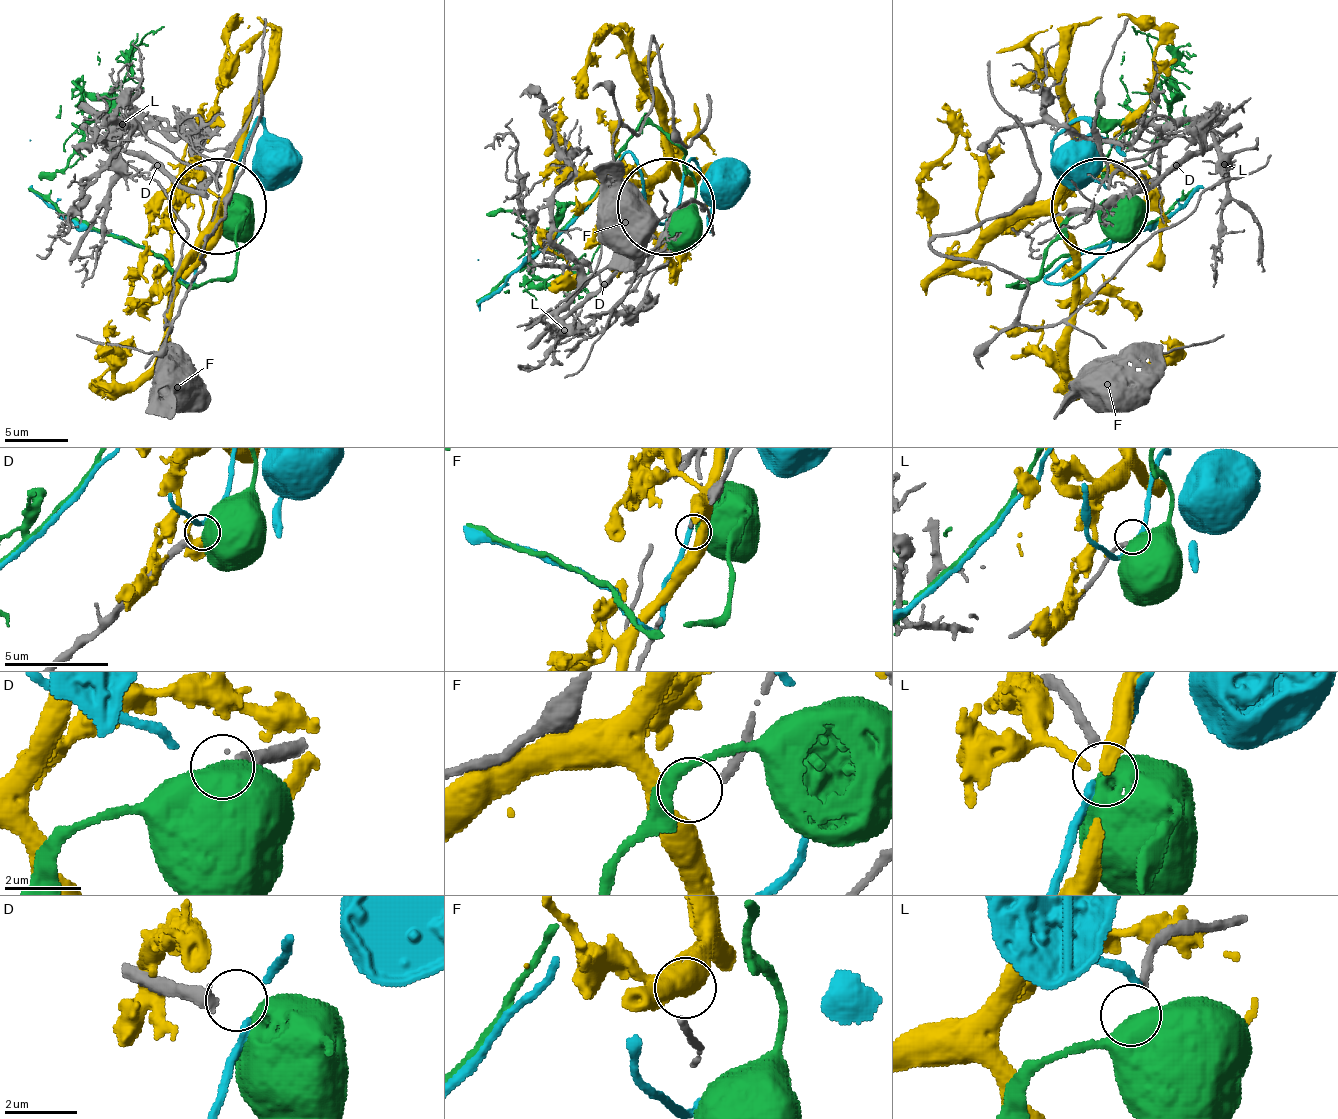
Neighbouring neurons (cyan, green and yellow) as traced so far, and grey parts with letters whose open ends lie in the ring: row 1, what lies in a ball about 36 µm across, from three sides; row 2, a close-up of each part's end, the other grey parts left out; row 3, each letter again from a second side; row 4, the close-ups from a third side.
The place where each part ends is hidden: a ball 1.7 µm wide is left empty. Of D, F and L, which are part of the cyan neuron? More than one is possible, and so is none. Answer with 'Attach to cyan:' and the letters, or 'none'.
Attach to cyan: none

